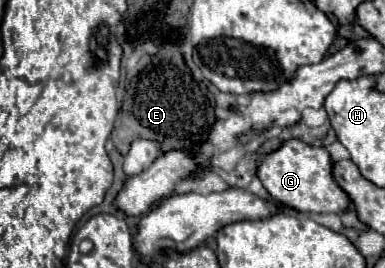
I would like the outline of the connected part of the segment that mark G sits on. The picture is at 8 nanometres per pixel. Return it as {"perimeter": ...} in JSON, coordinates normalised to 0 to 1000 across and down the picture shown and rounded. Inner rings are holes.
{"perimeter":[[[751,522],[730,552],[699,567],[683,582],[683,604],[668,619],[668,664],[688,694],[704,739],[714,739],[725,761],[761,776],[771,791],[870,791],[891,799],[906,769],[901,724],[875,694],[860,649],[860,582],[844,552],[803,545],[782,522]]]}

